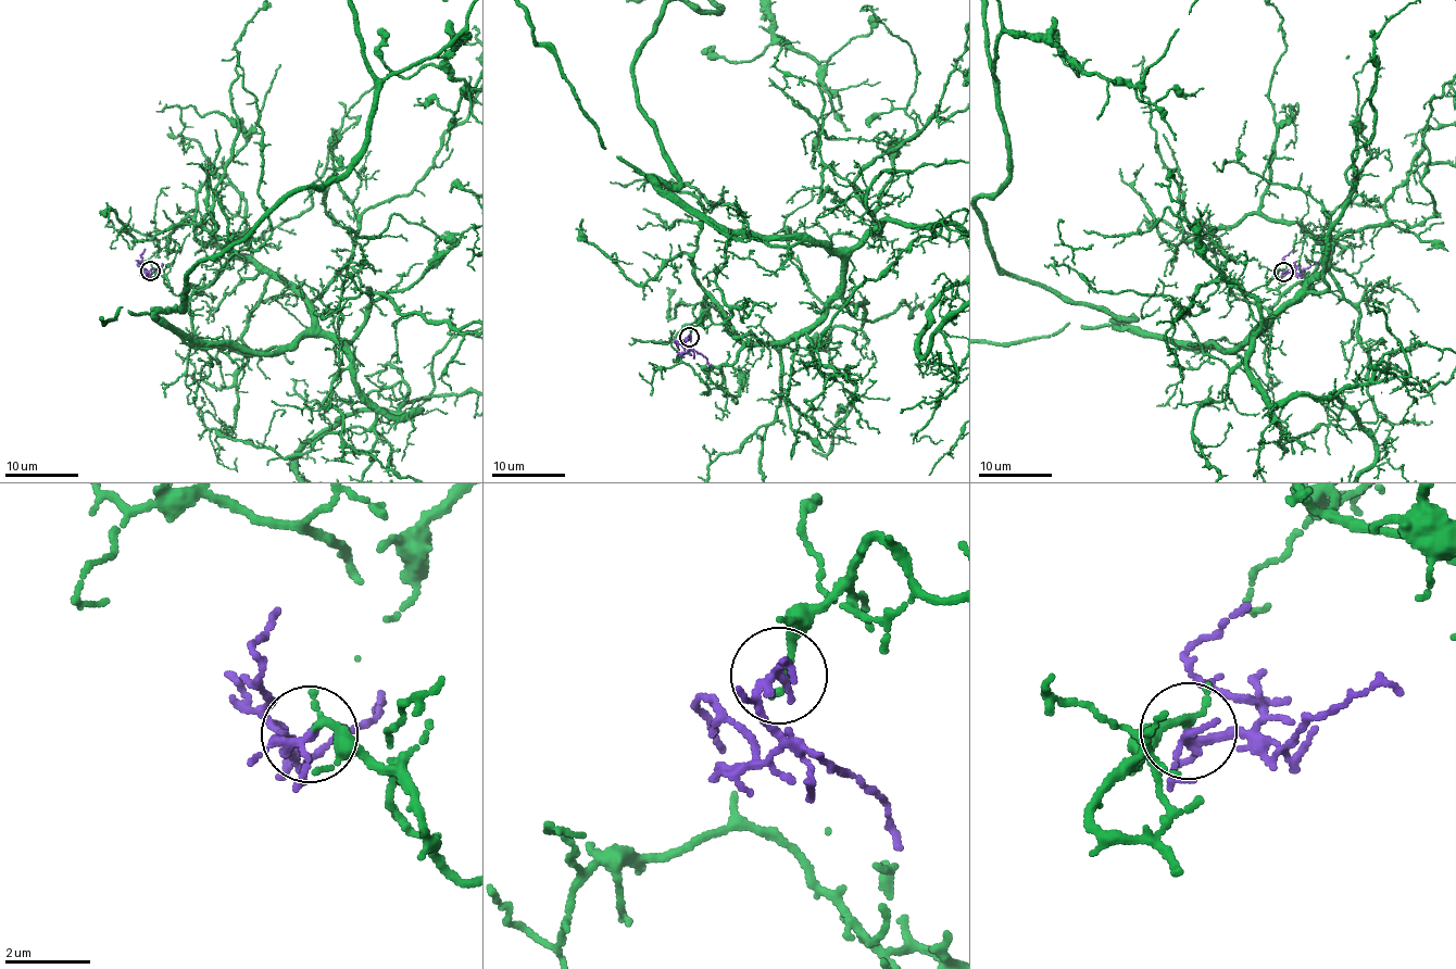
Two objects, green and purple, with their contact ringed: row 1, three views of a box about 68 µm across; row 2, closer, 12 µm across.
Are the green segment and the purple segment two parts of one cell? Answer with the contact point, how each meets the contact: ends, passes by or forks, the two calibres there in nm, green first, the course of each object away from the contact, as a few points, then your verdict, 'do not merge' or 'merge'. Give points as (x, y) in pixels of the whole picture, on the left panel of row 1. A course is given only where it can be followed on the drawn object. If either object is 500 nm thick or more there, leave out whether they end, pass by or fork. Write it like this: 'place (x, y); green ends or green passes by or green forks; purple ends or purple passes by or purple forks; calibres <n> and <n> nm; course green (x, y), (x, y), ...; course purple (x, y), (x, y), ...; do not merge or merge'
place (150, 271); green ends; purple forks; calibres 190 and 130 nm; course purple (151, 269), (145, 272), (150, 274), (162, 266); merge

